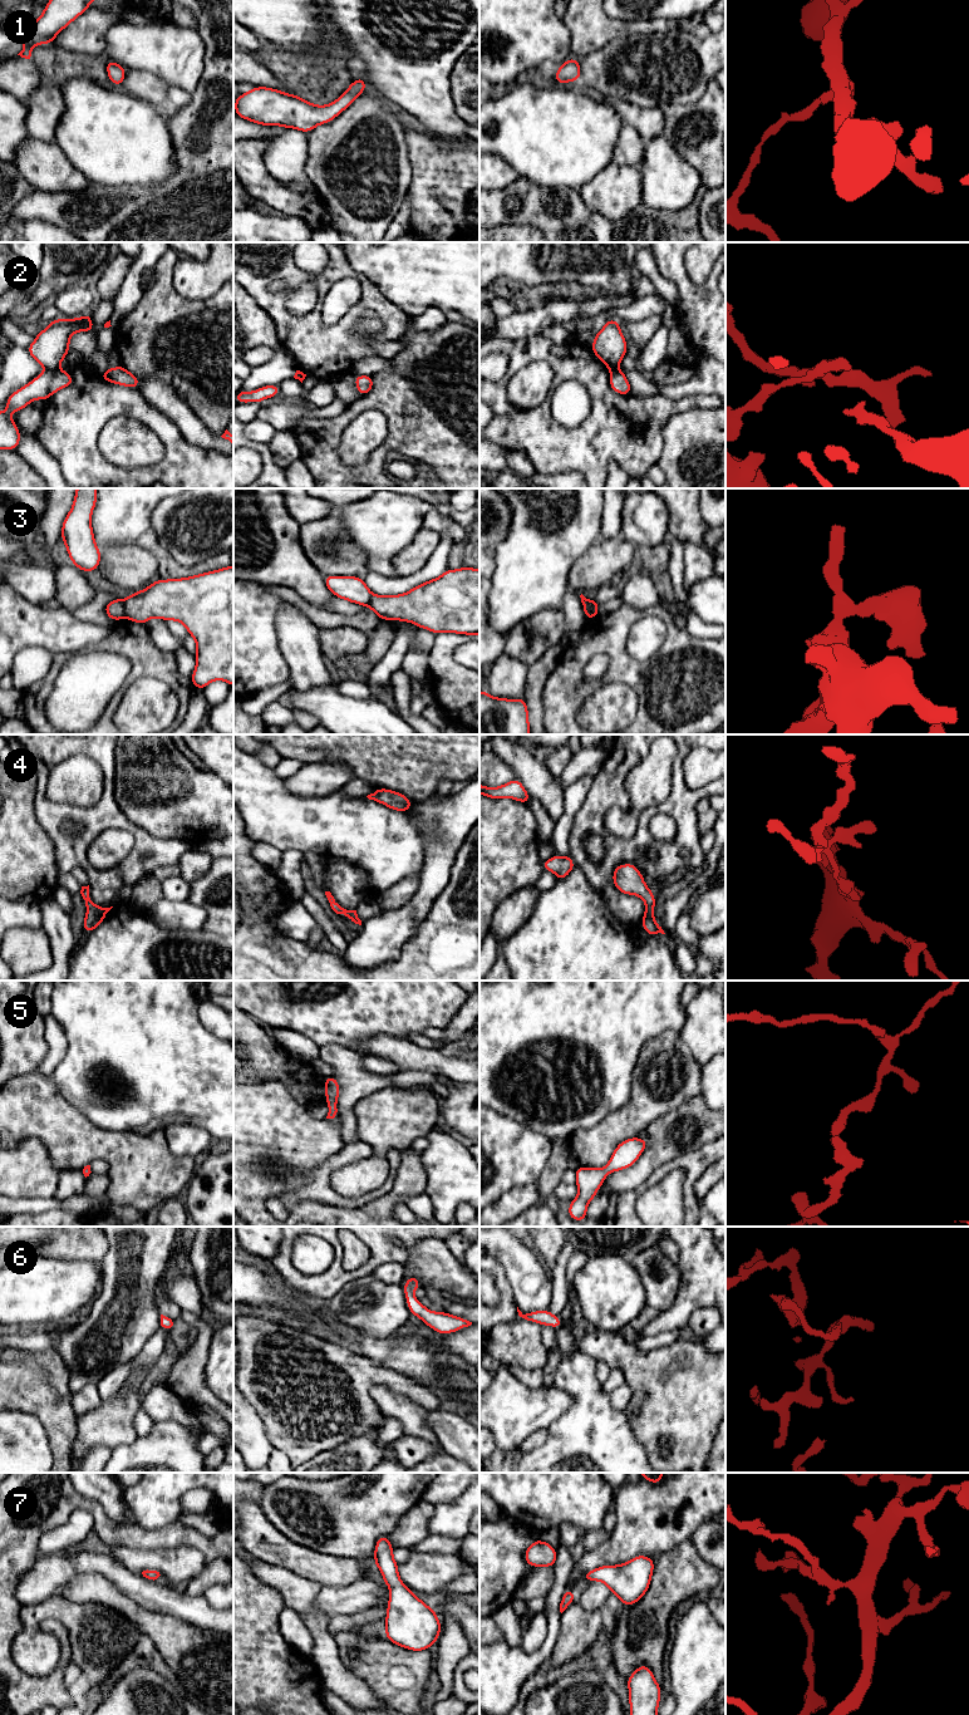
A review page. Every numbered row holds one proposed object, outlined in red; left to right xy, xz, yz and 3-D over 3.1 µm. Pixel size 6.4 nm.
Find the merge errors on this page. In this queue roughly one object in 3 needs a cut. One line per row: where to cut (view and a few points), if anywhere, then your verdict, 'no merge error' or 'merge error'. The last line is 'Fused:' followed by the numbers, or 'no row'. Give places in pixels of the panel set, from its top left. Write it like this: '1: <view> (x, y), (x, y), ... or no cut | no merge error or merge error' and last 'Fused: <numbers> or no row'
1: no cut | no merge error
2: xy (57, 368), (48, 370) | merge error
3: xy (122, 602), (126, 617) | merge error
4: no cut | no merge error
5: no cut | no merge error
6: no cut | no merge error
7: no cut | no merge error
Fused: 2, 3

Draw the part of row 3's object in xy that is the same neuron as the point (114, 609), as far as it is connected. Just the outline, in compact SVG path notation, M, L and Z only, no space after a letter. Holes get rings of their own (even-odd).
M119 599L110 600L105 606L104 611L108 618L113 621L126 618L124 604Z

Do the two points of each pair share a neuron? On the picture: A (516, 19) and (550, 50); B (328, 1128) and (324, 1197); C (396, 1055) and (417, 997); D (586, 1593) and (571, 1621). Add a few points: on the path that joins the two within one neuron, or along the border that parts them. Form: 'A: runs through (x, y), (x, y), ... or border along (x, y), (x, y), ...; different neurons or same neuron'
A: runs through (525, 28), (541, 42); same neuron
B: border along (344, 1145), (319, 1163), (309, 1175), (308, 1182); different neurons
C: border along (373, 1036), (390, 1035), (407, 1040); different neurons
D: border along (575, 1597), (585, 1610), (600, 1611); different neurons

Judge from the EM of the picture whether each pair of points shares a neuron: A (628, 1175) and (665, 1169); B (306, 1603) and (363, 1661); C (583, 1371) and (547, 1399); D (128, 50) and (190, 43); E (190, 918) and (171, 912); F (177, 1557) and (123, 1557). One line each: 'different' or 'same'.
A: different
B: different
C: different
D: same
E: same
F: same

